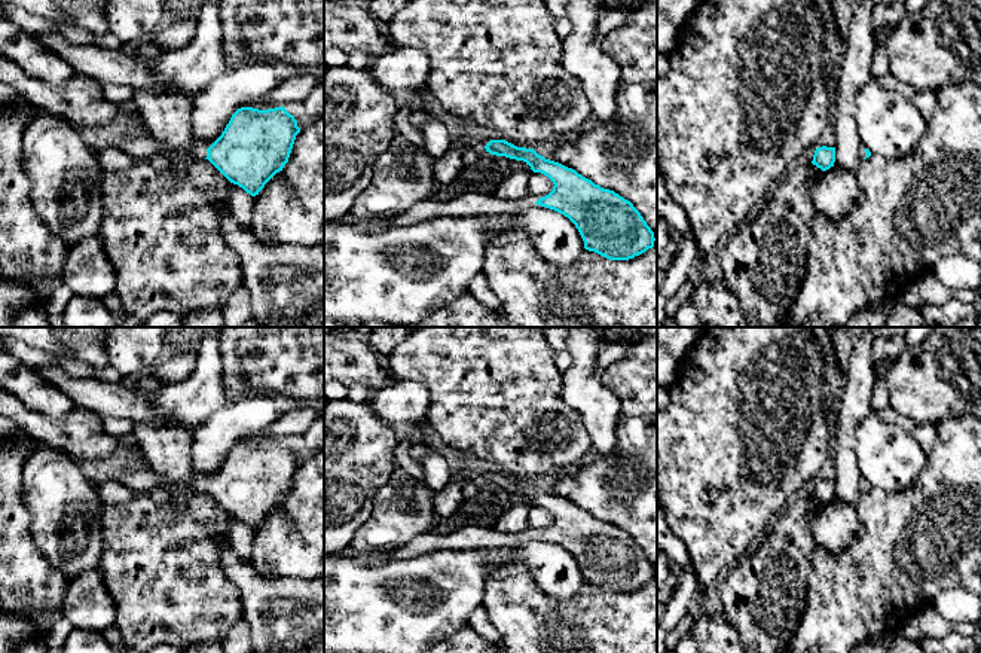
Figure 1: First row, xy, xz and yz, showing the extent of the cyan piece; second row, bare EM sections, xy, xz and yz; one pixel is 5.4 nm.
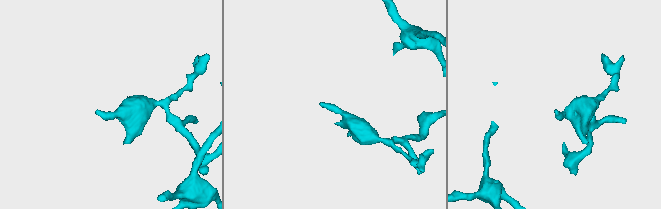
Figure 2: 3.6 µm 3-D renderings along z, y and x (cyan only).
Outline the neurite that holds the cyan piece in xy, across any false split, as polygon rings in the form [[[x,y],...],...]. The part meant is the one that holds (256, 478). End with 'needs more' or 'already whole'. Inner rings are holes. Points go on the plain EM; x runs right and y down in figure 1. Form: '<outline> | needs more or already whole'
[[[241,440],[211,479],[193,476],[190,488],[196,494],[208,492],[230,516],[256,530],[282,504],[299,466],[285,440]]] | needs more

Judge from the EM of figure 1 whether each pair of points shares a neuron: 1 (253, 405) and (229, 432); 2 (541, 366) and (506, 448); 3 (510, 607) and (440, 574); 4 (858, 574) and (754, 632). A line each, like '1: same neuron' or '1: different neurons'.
1: same neuron
2: same neuron
3: different neurons
4: different neurons

